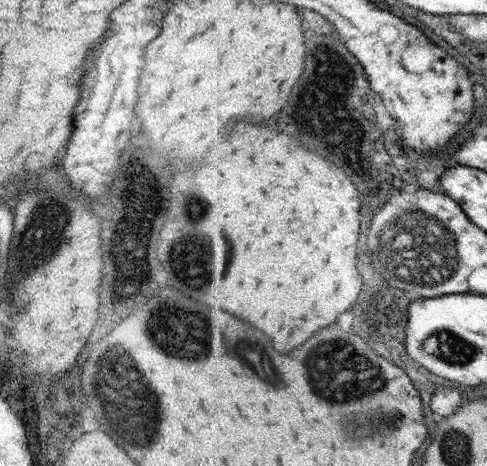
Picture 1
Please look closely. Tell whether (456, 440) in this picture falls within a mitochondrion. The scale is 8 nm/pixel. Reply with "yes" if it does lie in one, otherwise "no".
yes

